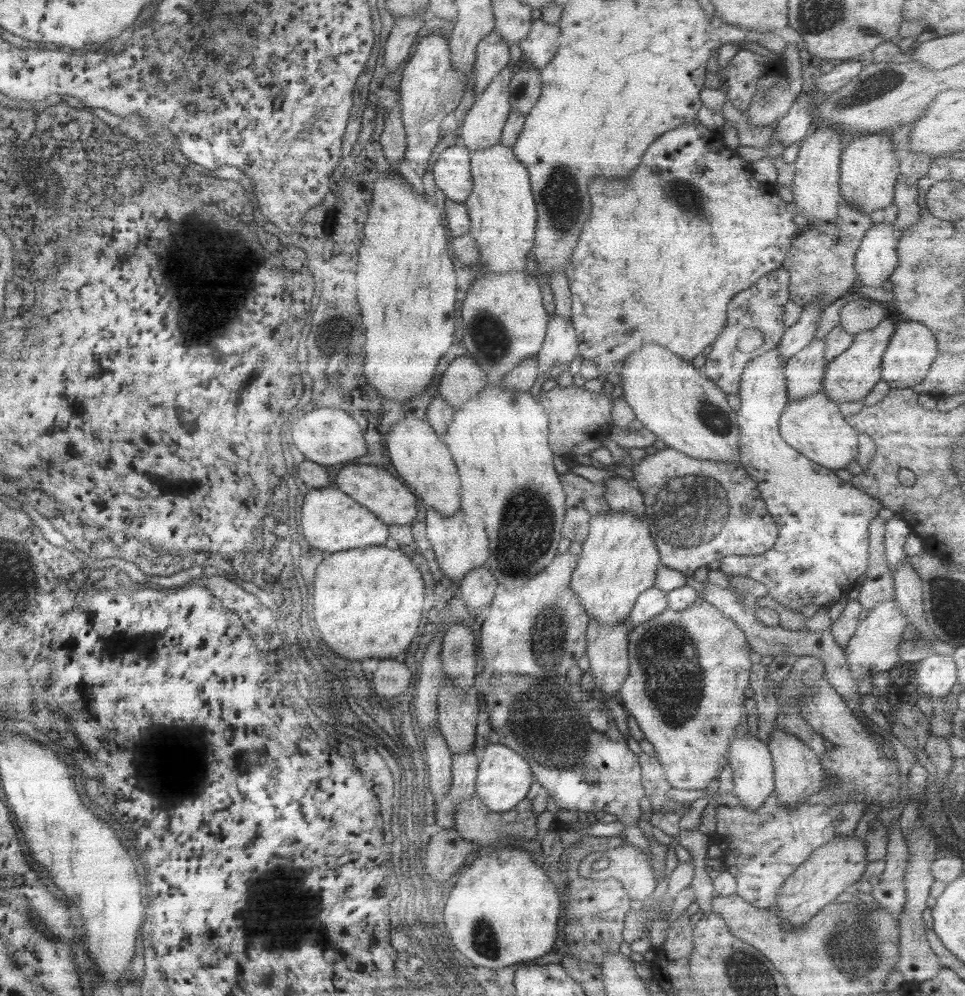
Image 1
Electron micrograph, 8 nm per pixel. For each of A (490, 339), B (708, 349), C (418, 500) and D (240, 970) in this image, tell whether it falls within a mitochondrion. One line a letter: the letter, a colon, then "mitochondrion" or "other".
A: mitochondrion
B: other
C: other
D: other

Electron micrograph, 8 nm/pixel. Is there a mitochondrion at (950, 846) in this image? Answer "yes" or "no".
no

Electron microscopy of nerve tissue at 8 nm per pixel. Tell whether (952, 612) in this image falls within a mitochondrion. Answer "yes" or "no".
yes

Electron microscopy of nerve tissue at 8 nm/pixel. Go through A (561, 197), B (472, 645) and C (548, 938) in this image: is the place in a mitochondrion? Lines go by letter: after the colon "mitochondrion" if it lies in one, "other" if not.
A: mitochondrion
B: other
C: other

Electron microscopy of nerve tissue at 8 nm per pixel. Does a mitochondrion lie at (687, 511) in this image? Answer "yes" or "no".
yes

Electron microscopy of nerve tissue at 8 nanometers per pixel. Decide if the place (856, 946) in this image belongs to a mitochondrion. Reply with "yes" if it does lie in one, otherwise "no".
yes

